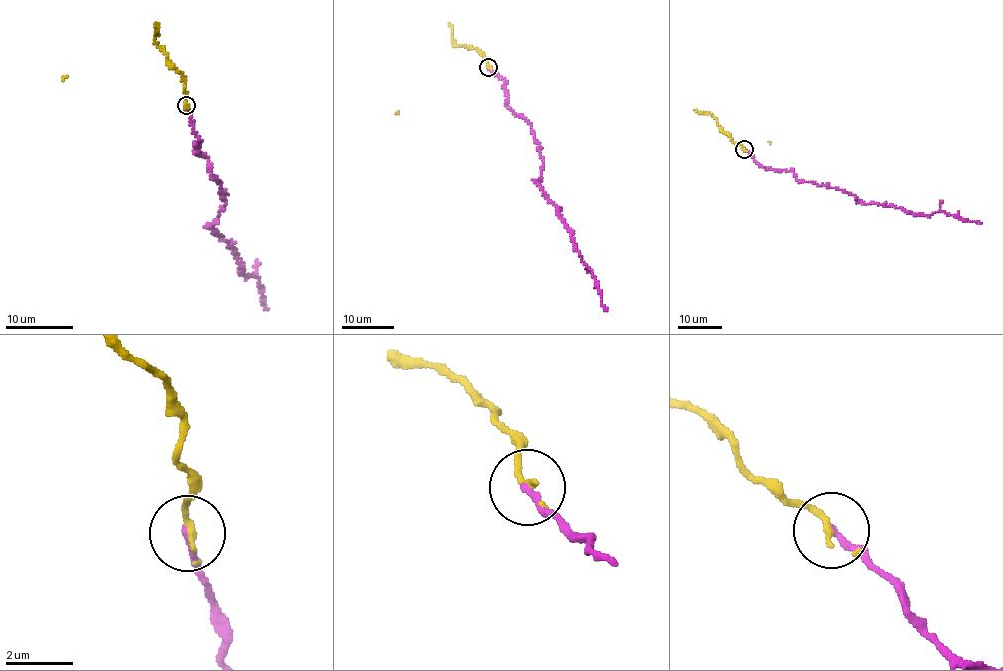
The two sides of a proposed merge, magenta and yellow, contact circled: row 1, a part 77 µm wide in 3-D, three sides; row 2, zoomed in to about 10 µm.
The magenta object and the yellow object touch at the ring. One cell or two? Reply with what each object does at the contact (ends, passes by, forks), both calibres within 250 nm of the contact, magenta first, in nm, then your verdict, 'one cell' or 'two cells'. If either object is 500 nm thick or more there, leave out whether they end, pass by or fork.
magenta ends | yellow passes by | 220/140 nm | one cell

